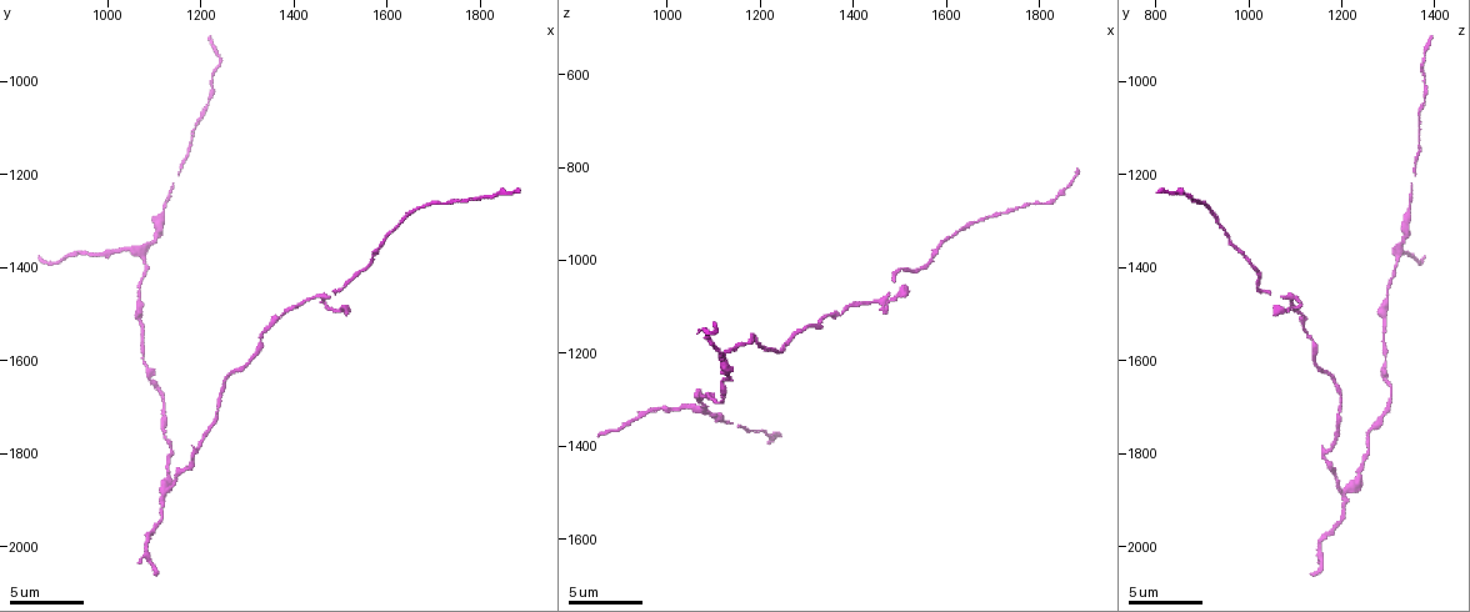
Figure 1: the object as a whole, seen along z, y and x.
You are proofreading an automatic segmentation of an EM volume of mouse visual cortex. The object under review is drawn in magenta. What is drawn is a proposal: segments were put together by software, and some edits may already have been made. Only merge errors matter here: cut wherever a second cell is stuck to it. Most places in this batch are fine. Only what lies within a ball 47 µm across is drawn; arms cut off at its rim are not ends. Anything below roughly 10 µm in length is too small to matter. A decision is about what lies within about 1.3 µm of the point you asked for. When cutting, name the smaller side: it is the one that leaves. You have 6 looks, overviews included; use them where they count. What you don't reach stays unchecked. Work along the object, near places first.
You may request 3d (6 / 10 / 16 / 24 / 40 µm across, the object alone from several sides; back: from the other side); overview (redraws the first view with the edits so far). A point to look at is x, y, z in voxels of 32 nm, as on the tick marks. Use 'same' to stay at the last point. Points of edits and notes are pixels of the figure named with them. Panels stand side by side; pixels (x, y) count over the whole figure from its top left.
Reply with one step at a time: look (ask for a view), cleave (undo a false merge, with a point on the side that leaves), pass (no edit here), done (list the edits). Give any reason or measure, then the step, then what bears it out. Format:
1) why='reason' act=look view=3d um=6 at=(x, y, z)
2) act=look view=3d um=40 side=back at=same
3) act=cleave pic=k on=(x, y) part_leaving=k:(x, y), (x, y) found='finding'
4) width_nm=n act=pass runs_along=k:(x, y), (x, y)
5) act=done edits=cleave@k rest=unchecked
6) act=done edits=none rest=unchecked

why='calibre changes' act=look view=3d um=6 at=(1075, 1540, 1295)

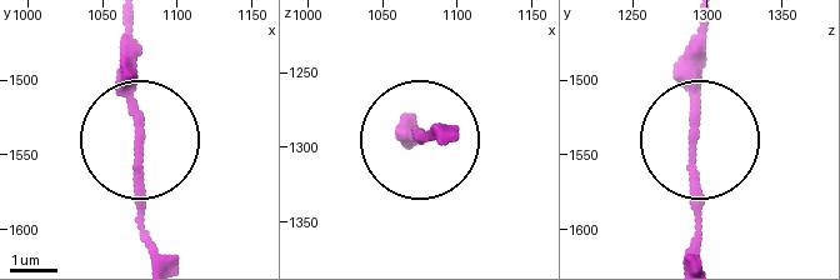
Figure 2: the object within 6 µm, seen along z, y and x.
width_nm=160 act=pass found='continuous, no second cell'

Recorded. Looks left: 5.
why='sudden change in width' act=look view=3d um=6 at=(1085, 1405, 1310)

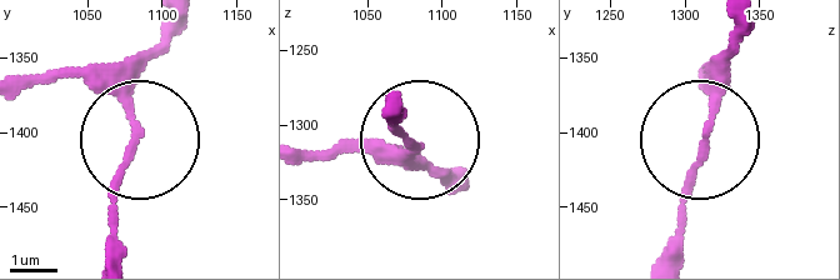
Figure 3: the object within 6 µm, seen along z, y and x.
act=pass runs_along=3:(118, 251), (118, 180), (141, 133), (129, 84), (165, 24) found='all the same cell'

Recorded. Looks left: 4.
why='thin neck' act=look view=3d um=10 at=(1425, 1475, 1095)

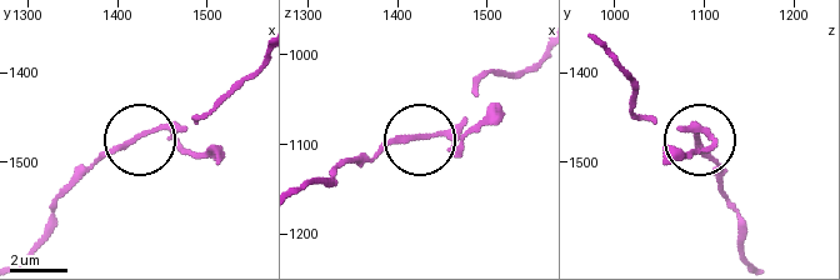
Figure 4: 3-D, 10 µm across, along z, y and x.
act=pass found='all the same cell'

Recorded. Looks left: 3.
act=done edits=none rest=unchecked

